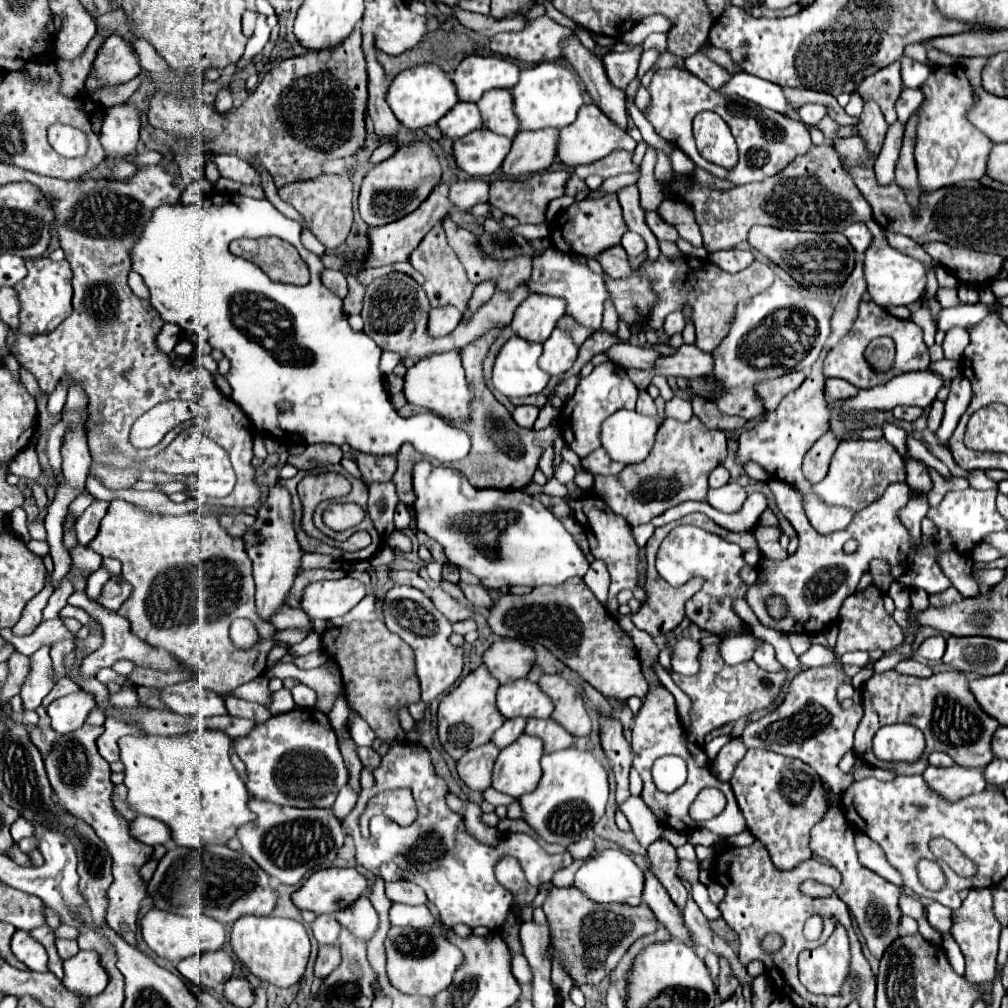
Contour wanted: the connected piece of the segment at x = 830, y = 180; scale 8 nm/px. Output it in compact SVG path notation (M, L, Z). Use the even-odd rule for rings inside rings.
M830 142L812 146L804 156L798 156L790 166L764 182L738 186L728 192L714 192L698 186L690 176L686 176L672 182L672 188L674 198L686 200L694 206L704 236L704 248L708 252L730 250L742 244L754 224L806 232L844 232L852 222L868 222L872 218L870 204L842 168L838 152Z

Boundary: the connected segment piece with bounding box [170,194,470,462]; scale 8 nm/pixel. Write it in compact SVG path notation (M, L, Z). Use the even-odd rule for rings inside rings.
M212 194L212 196L208 196L208 198L206 198L202 204L198 204L198 206L176 204L174 208L176 208L174 212L178 212L178 218L180 218L180 220L192 220L192 212L196 212L196 234L192 234L192 242L196 242L196 252L200 252L202 264L206 264L206 278L200 278L200 284L202 284L200 296L198 296L196 290L192 290L192 286L176 286L176 288L170 288L170 294L172 294L172 292L176 294L176 326L178 326L178 322L180 322L180 328L182 328L184 332L188 332L188 336L196 336L196 338L200 338L200 340L206 340L212 348L218 348L218 350L224 352L224 356L230 360L230 372L228 372L228 376L226 376L226 380L228 380L230 386L232 386L232 396L230 396L230 398L244 410L244 414L252 420L252 424L254 424L258 430L262 430L264 434L274 436L274 438L280 438L280 432L282 432L282 434L286 436L286 440L288 440L288 436L290 436L290 440L292 440L293 444L312 445L328 443L336 444L336 446L348 444L348 446L350 446L352 450L356 450L356 452L374 454L374 456L386 456L386 454L388 454L388 456L396 456L398 450L400 450L405 442L412 442L414 448L416 448L420 454L424 454L424 456L430 458L430 460L438 460L438 462L456 462L456 460L462 460L462 458L468 454L468 450L470 450L470 436L468 436L462 428L448 424L446 420L442 420L440 416L436 416L436 414L432 414L432 412L422 412L422 414L416 414L416 416L403 418L400 417L397 410L394 410L394 406L392 406L391 401L389 401L389 395L384 392L384 378L382 378L382 374L380 374L380 370L378 370L378 360L380 360L382 350L378 350L376 342L374 342L372 338L368 338L364 332L354 332L354 330L350 328L348 316L346 316L346 312L344 312L344 308L342 308L342 300L340 300L336 294L330 294L330 290L326 290L326 288L322 286L322 282L320 282L320 272L324 270L324 266L322 266L322 262L320 262L320 258L318 258L316 254L308 252L308 250L302 246L302 242L300 242L300 224L298 224L298 222L294 222L294 220L286 218L284 214L280 214L280 212L272 206L272 202L268 202L266 198L256 200L256 198L248 198L248 196L242 196L242 194ZM262 236L276 236L276 238L288 240L288 242L300 252L302 260L304 260L304 262L308 264L308 268L310 268L310 282L308 282L306 286L276 284L276 282L272 282L268 276L264 276L264 272L262 272L258 266L250 264L250 262L244 260L244 258L234 256L234 254L228 250L228 246L230 246L232 240L238 240L238 238L262 238ZM196 310L202 312L202 326L204 326L204 328L196 328L196 326L192 324L192 316L196 314ZM278 400L290 400L290 402L294 404L294 408L292 408L290 412L286 412L286 414L280 414L280 412L276 410L276 406L274 406Z

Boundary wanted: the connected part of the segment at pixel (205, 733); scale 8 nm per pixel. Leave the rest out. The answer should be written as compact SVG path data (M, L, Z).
M202 730L202 732L188 732L188 734L182 734L178 738L170 738L170 736L124 736L120 738L120 762L124 764L124 786L128 788L128 806L136 812L136 814L142 814L142 816L152 816L160 822L164 822L168 828L170 828L170 834L172 834L172 840L178 844L178 846L187 847L191 849L199 849L204 844L226 844L230 838L236 836L238 828L248 824L250 820L254 820L254 814L248 810L248 790L244 786L244 782L240 780L238 772L234 770L232 762L230 762L230 738L226 738L226 734L218 734L216 730Z

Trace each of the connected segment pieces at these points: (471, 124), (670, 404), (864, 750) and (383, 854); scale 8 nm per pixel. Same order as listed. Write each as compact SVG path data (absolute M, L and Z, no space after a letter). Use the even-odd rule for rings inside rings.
M458 102L458 106L454 106L440 122L438 128L442 130L444 136L456 140L462 138L466 134L470 134L472 130L482 126L482 116L476 104L470 102Z
M674 396L672 400L666 402L666 408L664 408L664 416L666 418L674 418L678 422L688 422L694 414L692 414L692 404L688 398L680 398L680 396Z
M888 670L882 674L874 674L862 686L862 708L864 716L858 722L854 736L854 754L868 766L890 770L892 764L878 760L872 754L872 738L878 728L886 724L912 724L920 728L926 736L926 750L922 758L912 764L912 770L896 770L896 774L922 774L928 768L928 756L932 752L948 754L958 766L966 768L984 768L994 754L990 754L990 738L994 730L1000 726L994 718L982 712L970 688L966 686L966 674L962 672L938 672L930 678L904 676L896 670ZM962 708L964 708L964 724L962 724Z
M408 742L390 746L388 754L382 758L380 768L374 770L373 776L374 785L369 789L362 789L356 808L346 818L346 826L350 828L350 836L354 838L354 844L356 844L356 862L364 866L366 870L370 870L374 876L380 874L386 882L410 880L422 886L428 900L434 902L442 920L448 926L462 922L470 928L476 928L476 926L486 926L490 930L500 928L500 924L506 920L508 910L512 906L512 894L506 888L502 888L494 876L494 866L504 854L518 858L532 886L550 882L558 870L574 862L574 858L568 852L564 854L544 852L542 846L528 834L506 834L506 838L500 840L498 848L490 848L474 840L466 832L462 816L458 816L446 806L444 796L448 794L448 786L434 772L428 750L424 746L414 746ZM397 787L412 790L414 802L418 806L416 822L406 828L398 824L390 824L382 834L362 838L358 820L368 801L385 788Z

